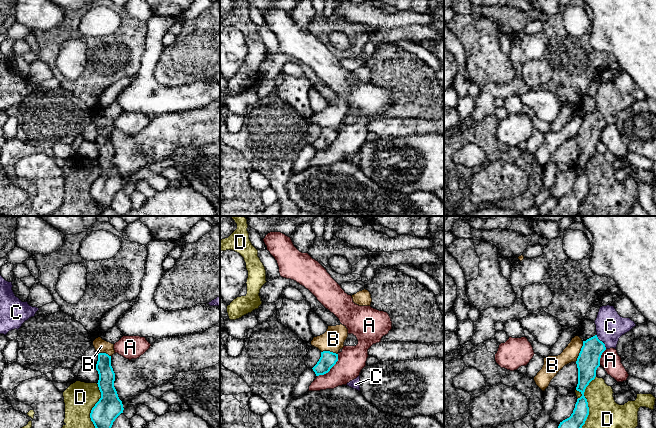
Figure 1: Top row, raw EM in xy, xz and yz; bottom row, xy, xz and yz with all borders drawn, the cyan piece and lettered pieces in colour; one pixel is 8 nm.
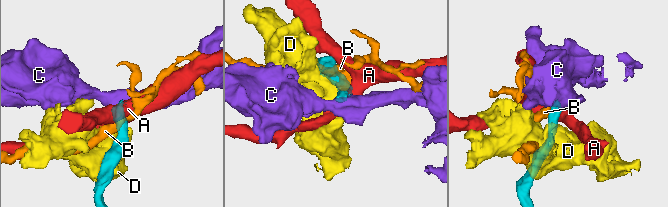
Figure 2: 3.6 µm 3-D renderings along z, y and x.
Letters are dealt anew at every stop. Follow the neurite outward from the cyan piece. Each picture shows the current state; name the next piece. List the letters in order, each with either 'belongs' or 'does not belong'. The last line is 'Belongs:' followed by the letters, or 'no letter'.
A: does not belong
B: does not belong
C: belongs
D: does not belong
Belongs: C

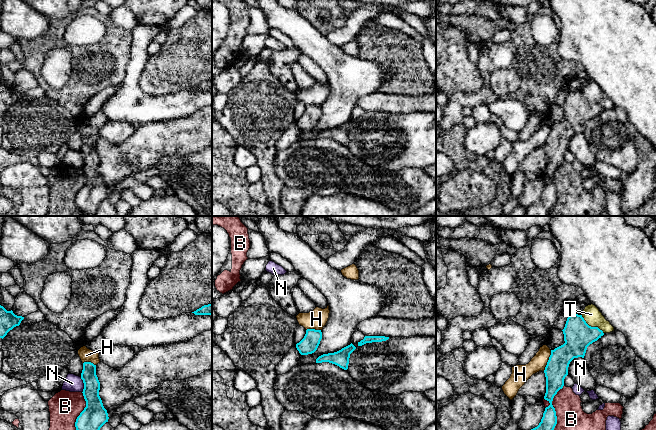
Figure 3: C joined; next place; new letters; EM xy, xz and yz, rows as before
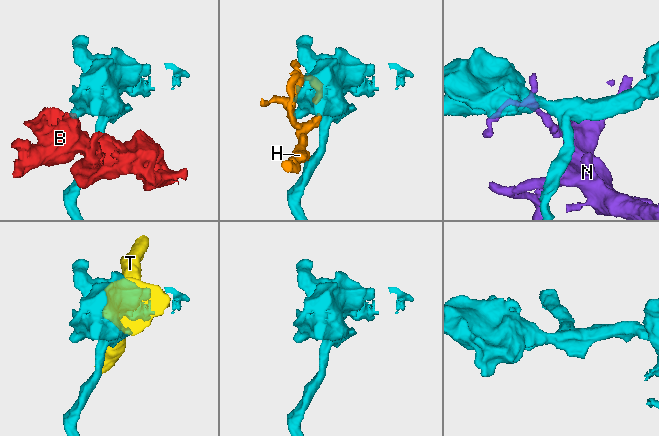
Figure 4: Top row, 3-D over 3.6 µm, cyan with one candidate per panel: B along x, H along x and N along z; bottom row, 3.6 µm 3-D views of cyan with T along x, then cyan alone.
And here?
B: does not belong
H: does not belong
N: does not belong
T: does not belong
Belongs: no letter

